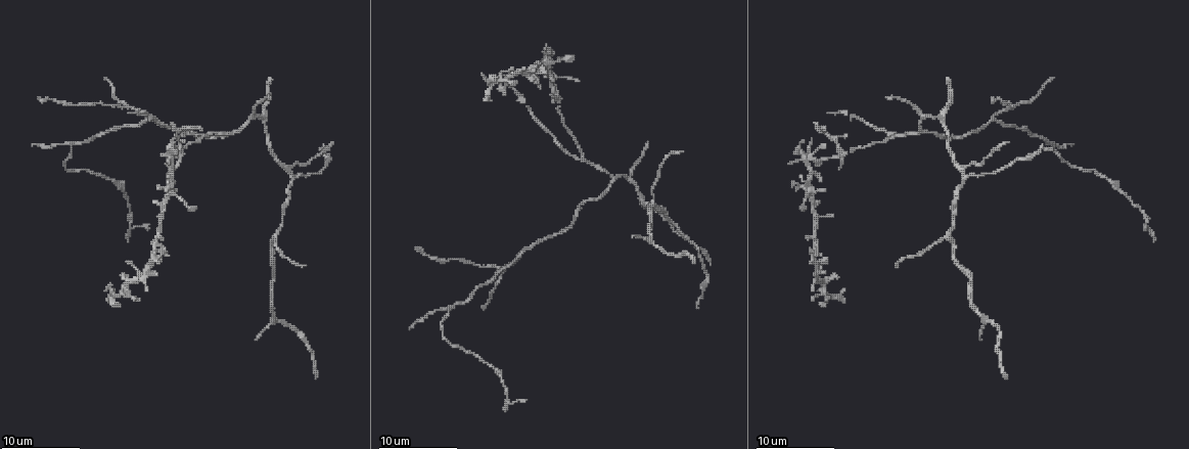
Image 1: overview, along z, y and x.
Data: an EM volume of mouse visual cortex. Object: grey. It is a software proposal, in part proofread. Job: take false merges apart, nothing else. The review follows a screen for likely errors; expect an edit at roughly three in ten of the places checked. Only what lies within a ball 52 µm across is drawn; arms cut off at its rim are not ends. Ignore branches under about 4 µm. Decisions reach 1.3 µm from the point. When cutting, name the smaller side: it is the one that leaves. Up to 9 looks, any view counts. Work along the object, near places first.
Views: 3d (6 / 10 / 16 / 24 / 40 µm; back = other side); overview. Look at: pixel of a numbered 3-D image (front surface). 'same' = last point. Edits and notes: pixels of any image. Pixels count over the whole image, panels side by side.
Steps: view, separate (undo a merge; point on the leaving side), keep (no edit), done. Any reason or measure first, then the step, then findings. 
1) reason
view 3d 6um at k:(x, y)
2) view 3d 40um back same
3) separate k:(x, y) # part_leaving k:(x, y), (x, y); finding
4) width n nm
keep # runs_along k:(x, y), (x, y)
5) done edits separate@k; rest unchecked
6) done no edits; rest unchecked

arms run side by side
view 3d 16um at 1:(179, 154)

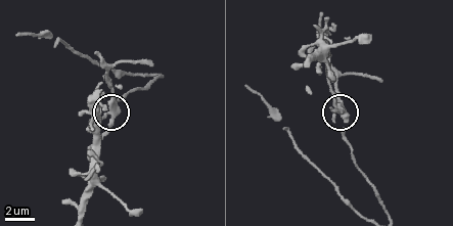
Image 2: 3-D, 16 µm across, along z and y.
side_arm 7 um
separate 2:(107, 134) # two neurons meet here

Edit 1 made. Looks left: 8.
redraw
view overview

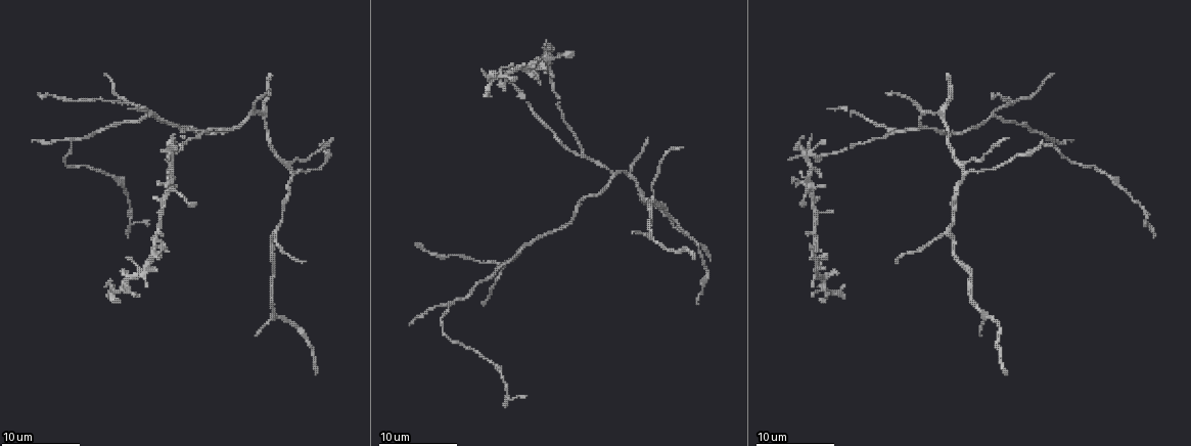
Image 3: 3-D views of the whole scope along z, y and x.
small branch off a trunk
view 3d 6um at 3:(294, 173)

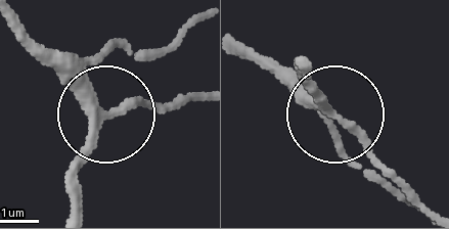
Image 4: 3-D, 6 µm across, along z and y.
width 230 nm
keep # runs_along 4:(15, 28), (103, 112), (178, 105); one neuron here

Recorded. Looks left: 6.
two arms in line, one across
view 3d 10um at 3:(275, 233)

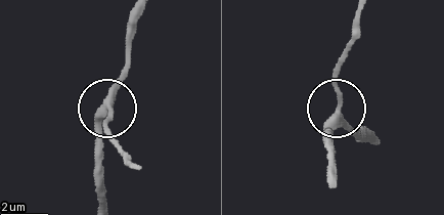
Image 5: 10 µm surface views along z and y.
keep # runs_along 5:(369, 141), (342, 113), (334, 77), (340, 61); continuous, no second neuron

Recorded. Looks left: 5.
two arms in line, one across
view 3d 6um at 3:(124, 101)

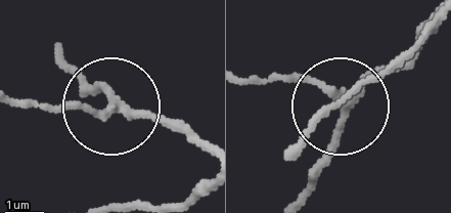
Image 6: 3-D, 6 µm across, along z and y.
side_arm 7 um
keep # runs_along 6:(206, 139), (115, 107), (73, 65); one neuron here

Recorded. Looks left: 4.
done edits separate@2; rest unchecked

